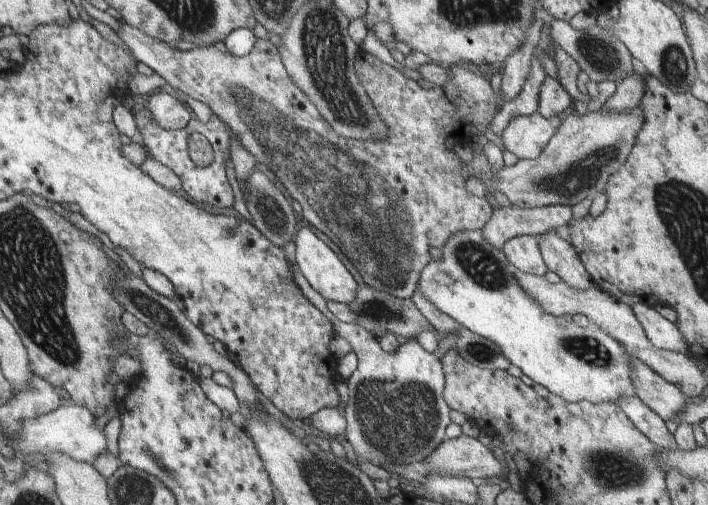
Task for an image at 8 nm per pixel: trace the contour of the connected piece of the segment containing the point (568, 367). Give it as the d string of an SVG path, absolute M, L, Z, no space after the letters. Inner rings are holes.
M482 230L456 232L454 236L450 236L450 242L446 242L441 249L442 258L430 260L422 269L418 292L426 300L430 300L440 312L453 318L458 326L492 340L510 360L510 364L518 366L528 378L548 388L552 394L566 398L568 402L585 400L594 404L614 402L618 405L618 400L624 395L637 396L633 375L630 374L630 355L621 343L598 327L582 327L572 318L552 316L542 310L542 306L532 296L528 296L514 278L516 268L506 260L503 249L498 250L486 242Z

